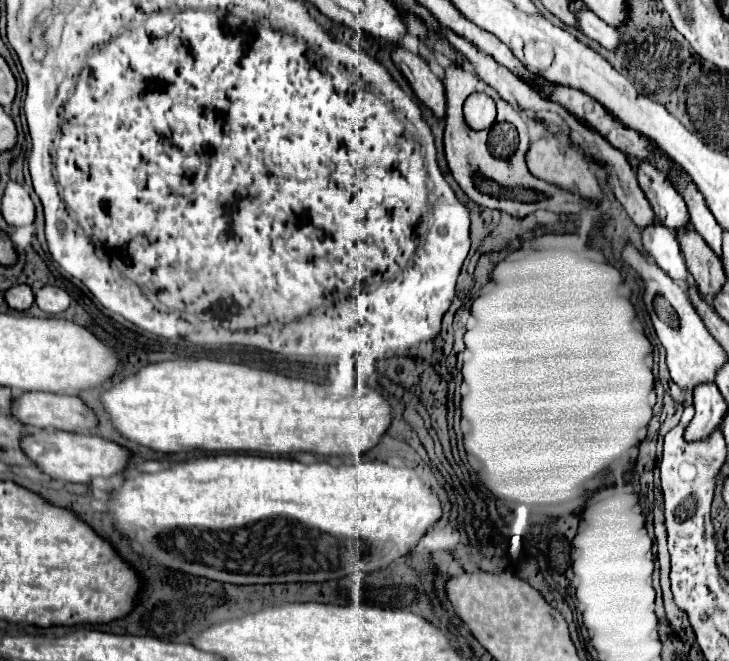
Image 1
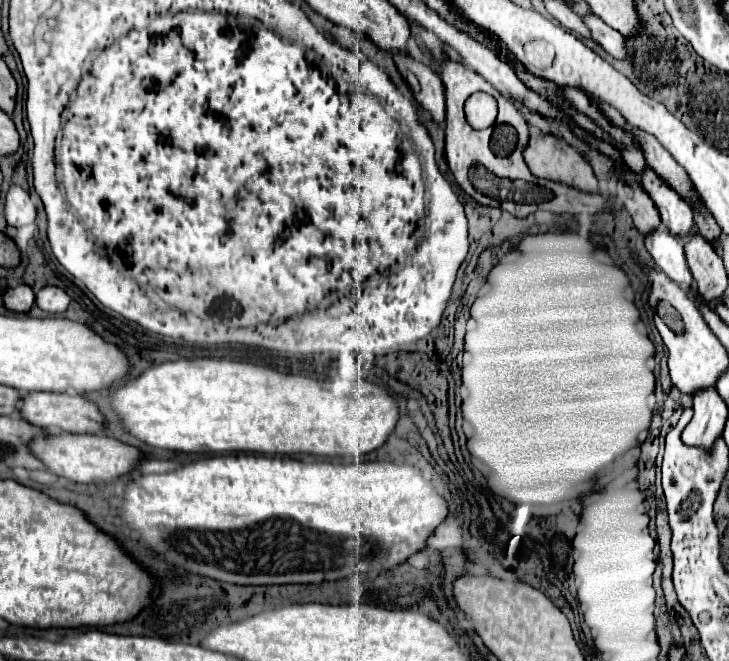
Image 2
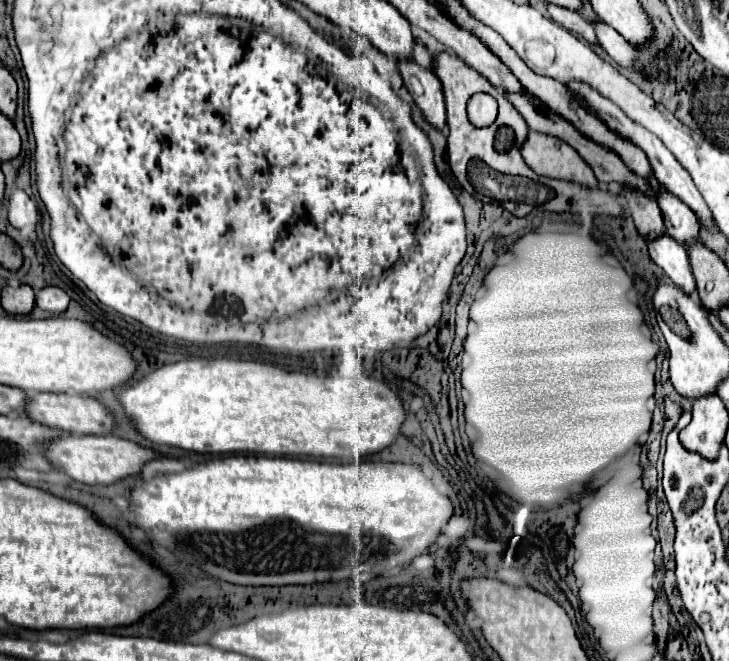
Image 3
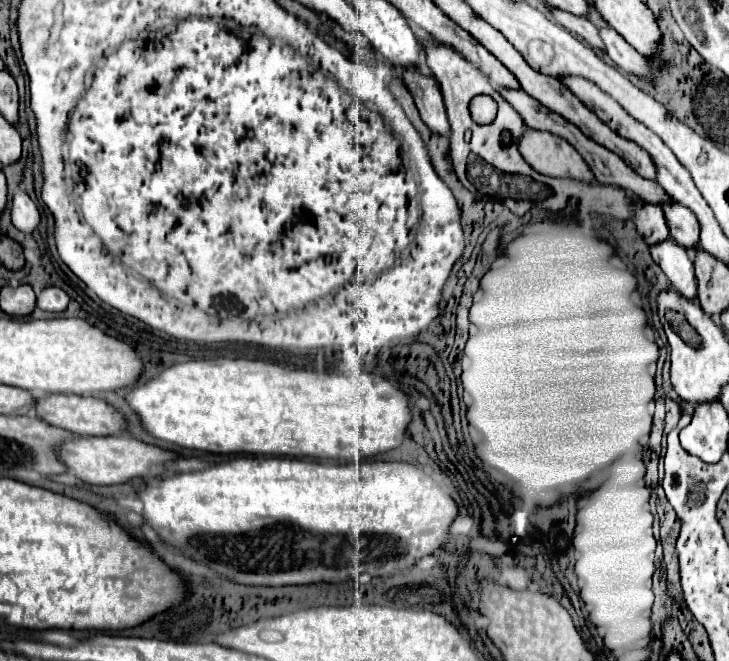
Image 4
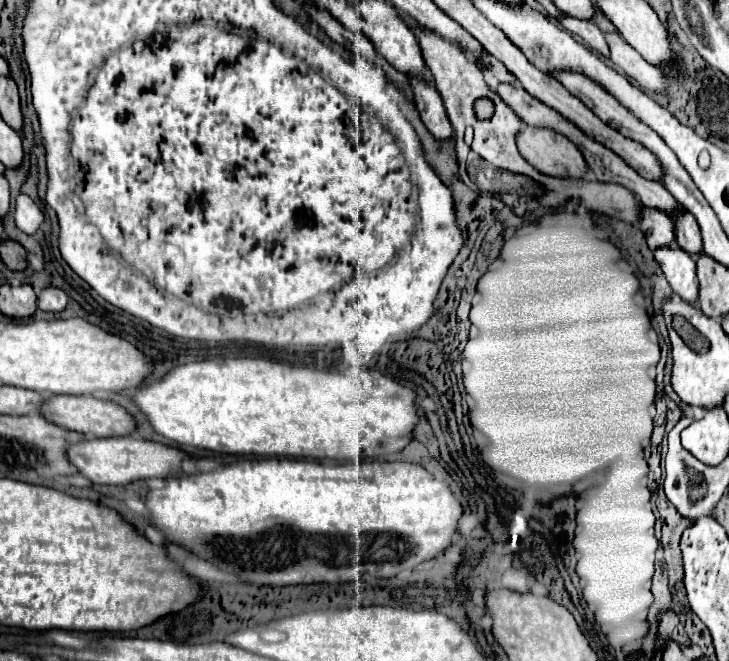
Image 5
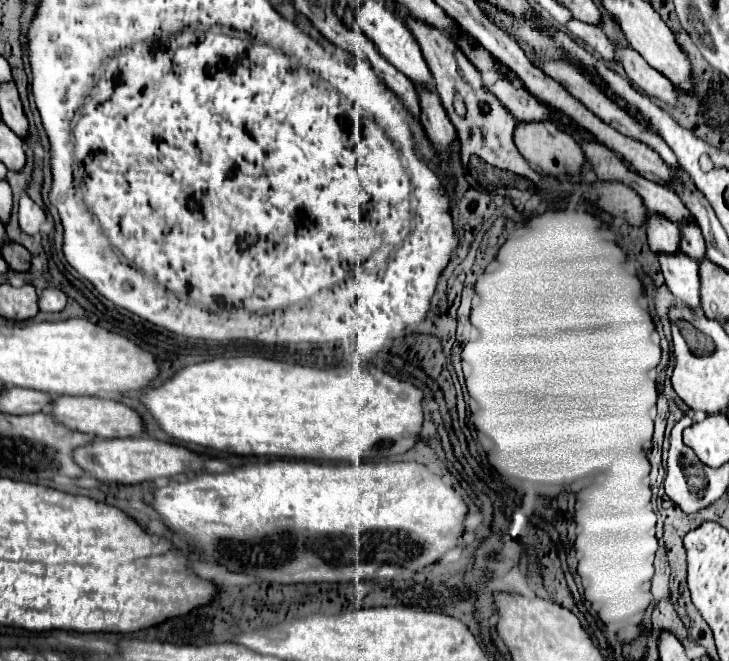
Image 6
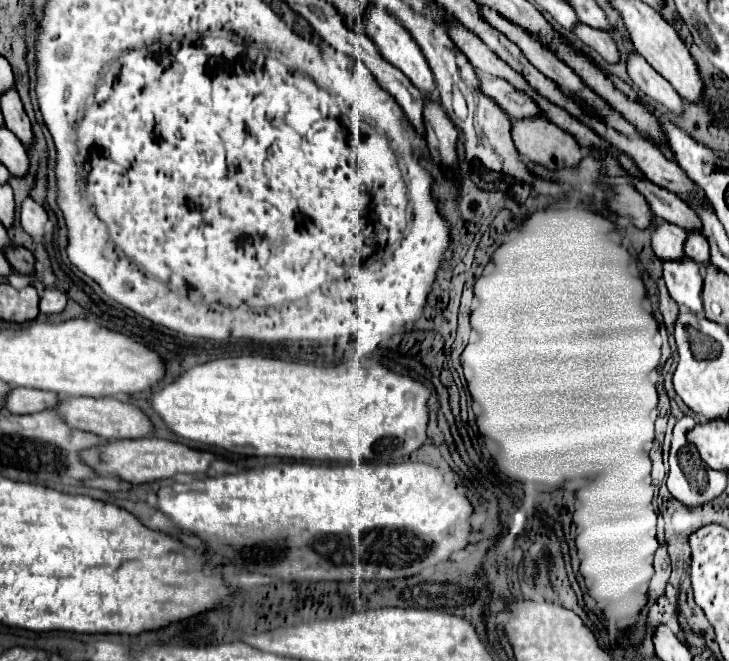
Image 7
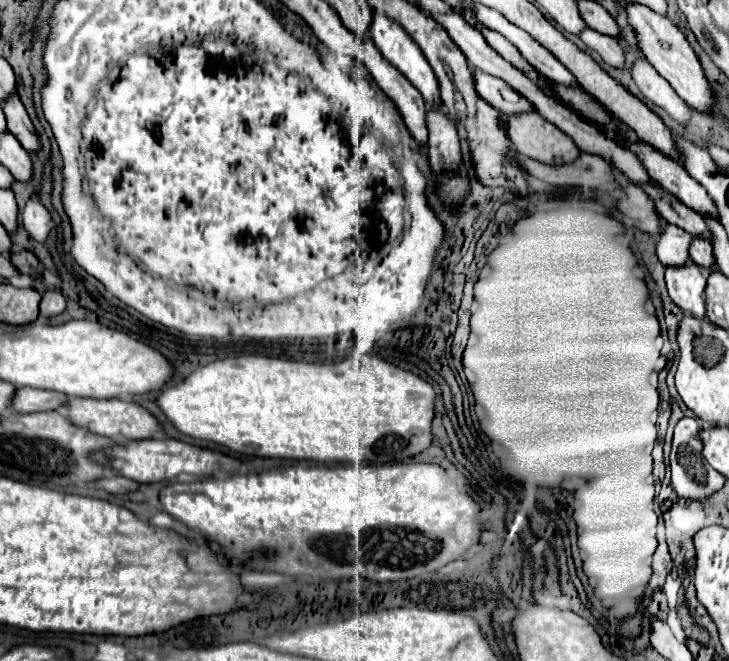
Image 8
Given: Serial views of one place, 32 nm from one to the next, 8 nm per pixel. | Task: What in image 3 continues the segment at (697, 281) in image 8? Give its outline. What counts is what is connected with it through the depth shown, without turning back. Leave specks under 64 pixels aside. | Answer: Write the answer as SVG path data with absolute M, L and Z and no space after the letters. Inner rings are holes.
M664 236L664 240L652 240L652 244L648 244L648 252L674 286L678 286L688 296L694 294L696 280L688 252L682 244L676 244L676 240L672 240L670 236Z

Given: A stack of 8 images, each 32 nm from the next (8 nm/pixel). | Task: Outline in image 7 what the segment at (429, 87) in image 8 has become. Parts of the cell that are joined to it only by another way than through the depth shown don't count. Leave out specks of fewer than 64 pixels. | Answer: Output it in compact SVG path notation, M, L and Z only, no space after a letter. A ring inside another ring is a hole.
M370 4L370 6L368 6L368 12L366 12L366 34L368 34L368 38L376 44L376 48L380 50L380 54L382 54L388 62L392 62L398 70L402 70L402 72L408 76L408 80L410 80L424 96L432 96L432 94L434 94L434 98L436 98L434 74L432 74L432 70L430 70L426 58L424 58L420 46L412 40L410 32L408 32L394 16L390 16L390 14L384 12L382 8L376 8L374 4Z

